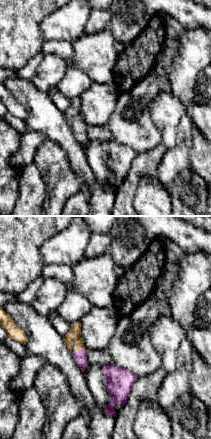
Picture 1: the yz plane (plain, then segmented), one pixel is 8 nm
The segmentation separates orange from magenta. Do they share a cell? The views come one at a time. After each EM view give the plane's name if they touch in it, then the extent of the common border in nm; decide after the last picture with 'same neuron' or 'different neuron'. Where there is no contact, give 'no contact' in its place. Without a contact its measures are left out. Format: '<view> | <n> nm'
yz | 90 nm

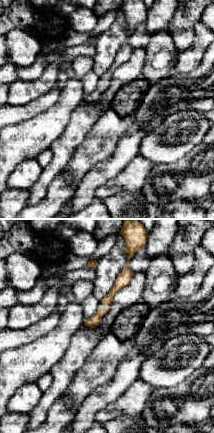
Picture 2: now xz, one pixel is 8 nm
xz | 40 nm

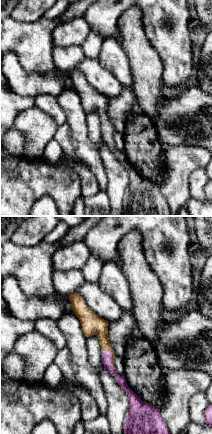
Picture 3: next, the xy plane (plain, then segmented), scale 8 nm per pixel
xy | 190 nm

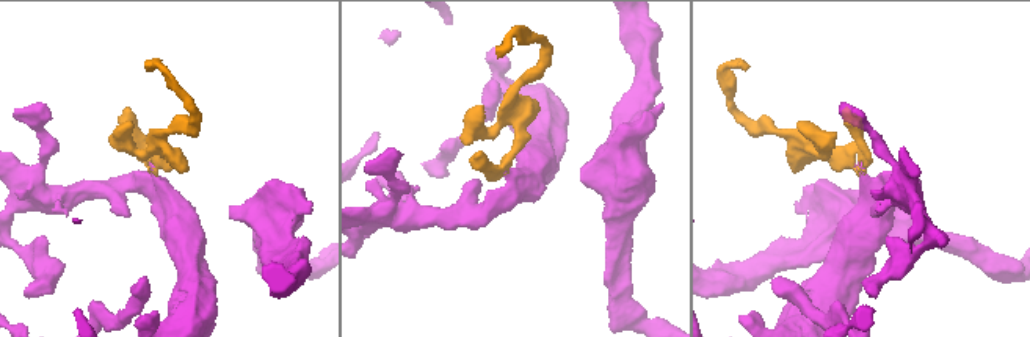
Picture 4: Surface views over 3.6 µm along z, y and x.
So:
same neuron

